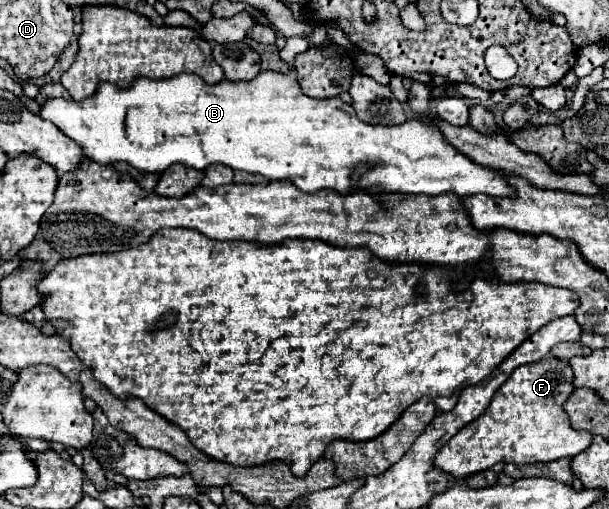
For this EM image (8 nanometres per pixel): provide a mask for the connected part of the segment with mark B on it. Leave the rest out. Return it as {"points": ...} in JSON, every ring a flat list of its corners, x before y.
{"points":[[288,38,286,46,280,50,280,58,288,62,290,72,260,72,254,80,232,82,222,80,214,86,206,84,196,74,178,74,164,80,150,80,138,76,130,88,118,88,110,82,100,82,94,96,80,102,52,98,40,106,40,116,54,122,68,138,84,148,84,154,98,164,128,162,130,166,144,172,164,172,172,164,188,164,196,170,204,170,210,164,226,164,232,170,244,170,252,174,262,174,268,180,290,180,302,192,318,192,322,188,336,190,340,194,352,192,350,176,358,164,372,164,358,182,358,188,372,188,374,192,404,192,404,194,488,194,488,196,510,196,506,180,500,172,486,166,474,164,468,156,446,144,444,136,436,124,428,120,408,120,402,126,370,126,358,120,352,106,344,104,340,98,314,100,302,94,296,80,292,58,308,48,306,38]]}

